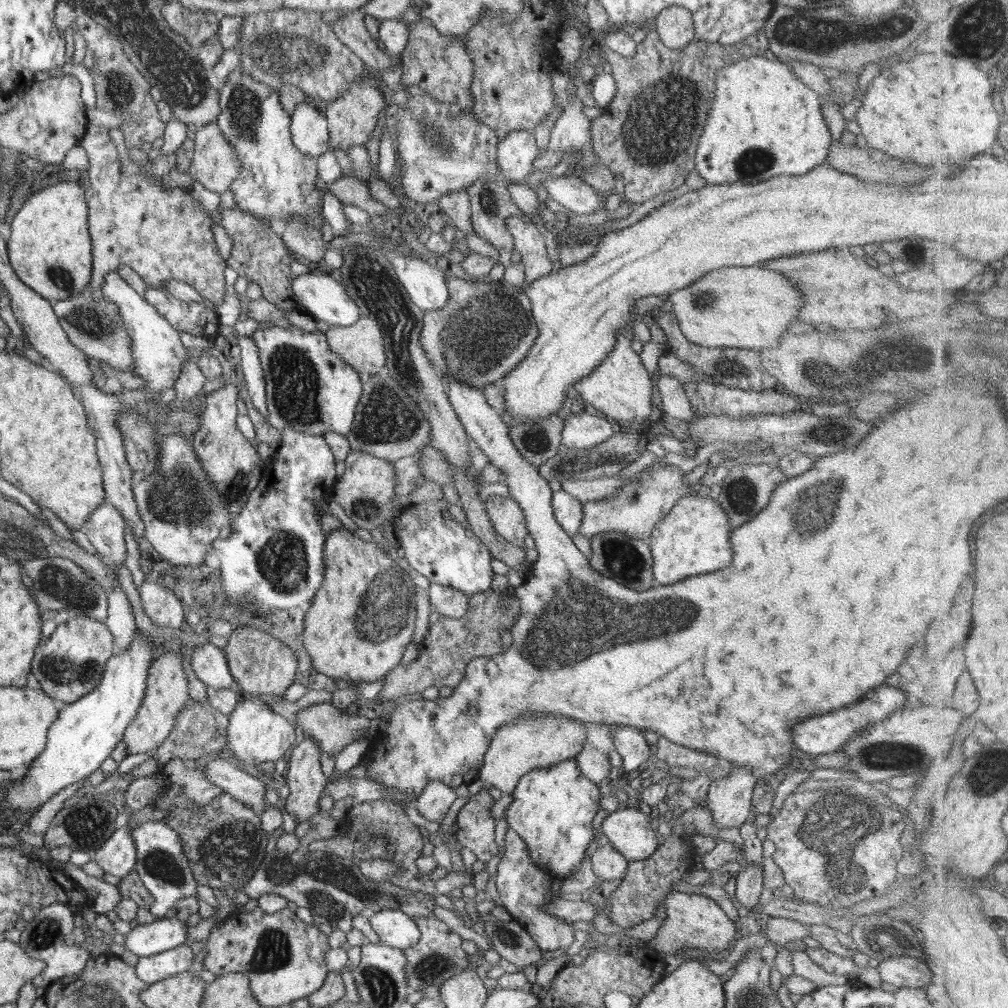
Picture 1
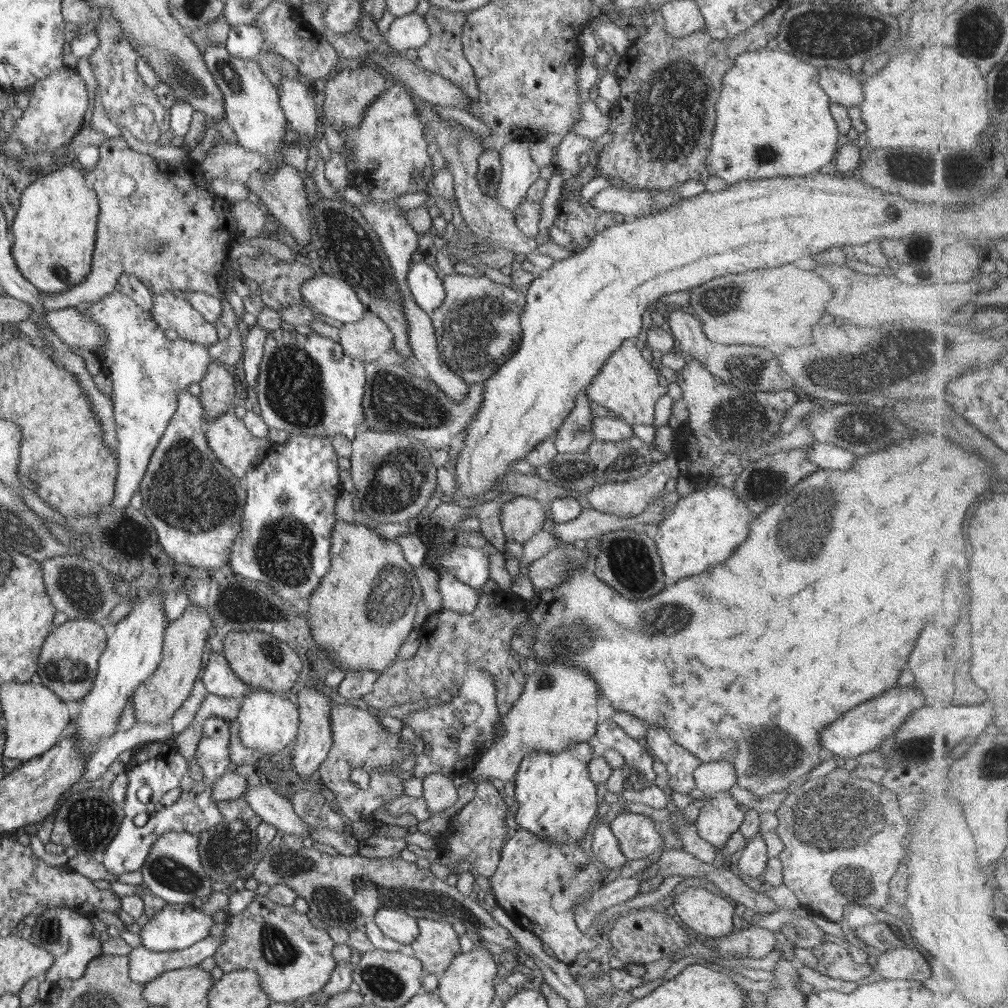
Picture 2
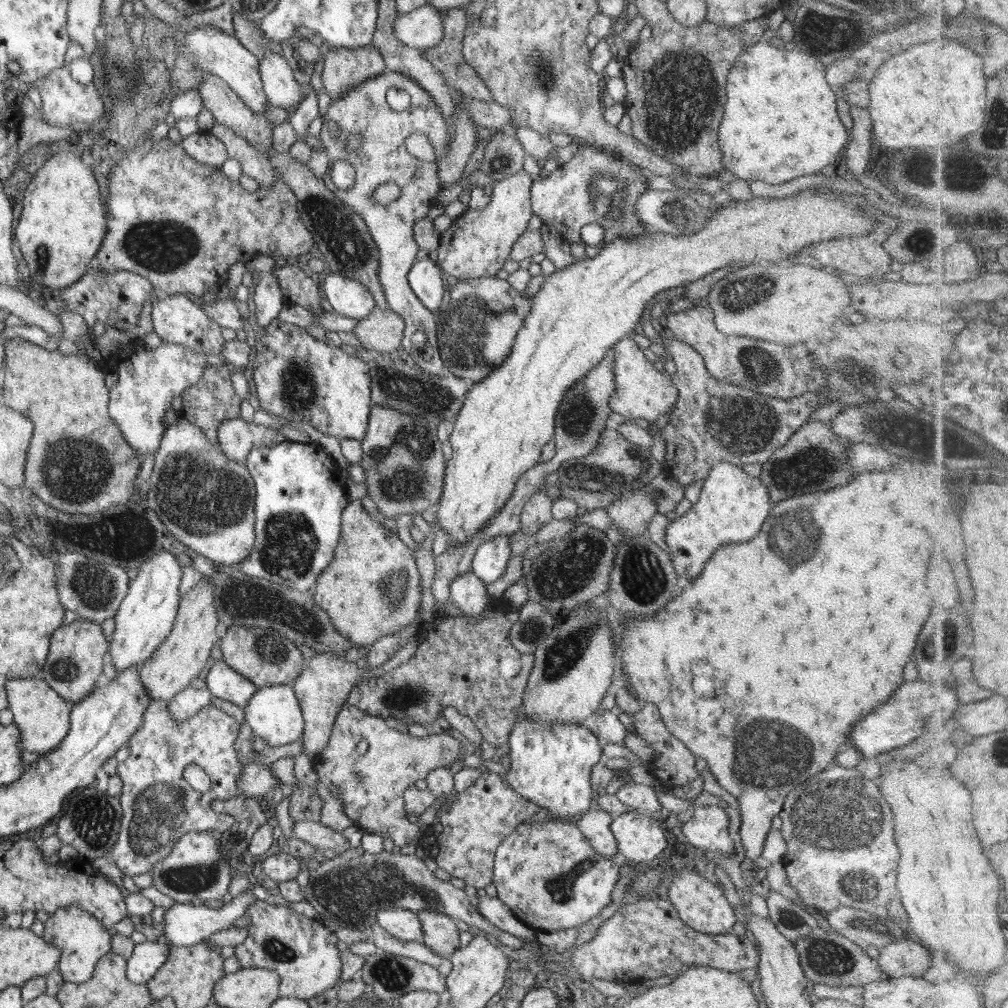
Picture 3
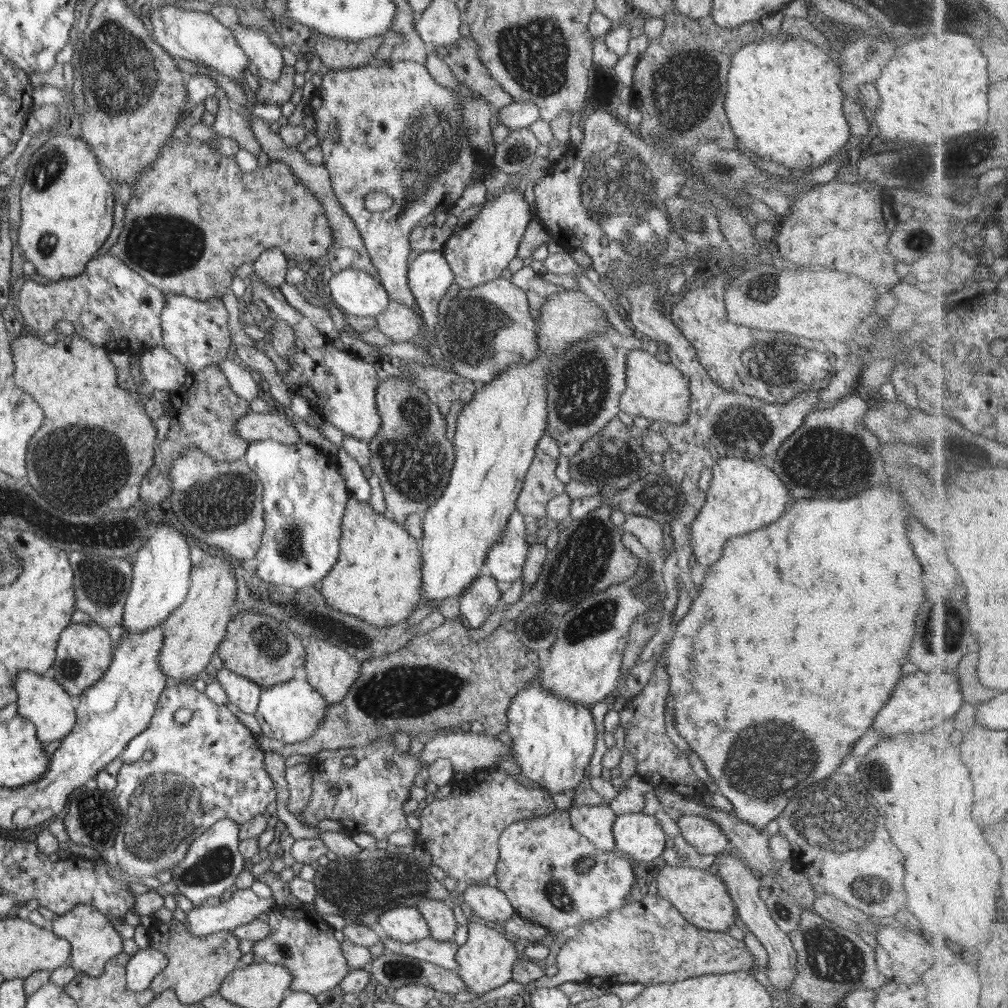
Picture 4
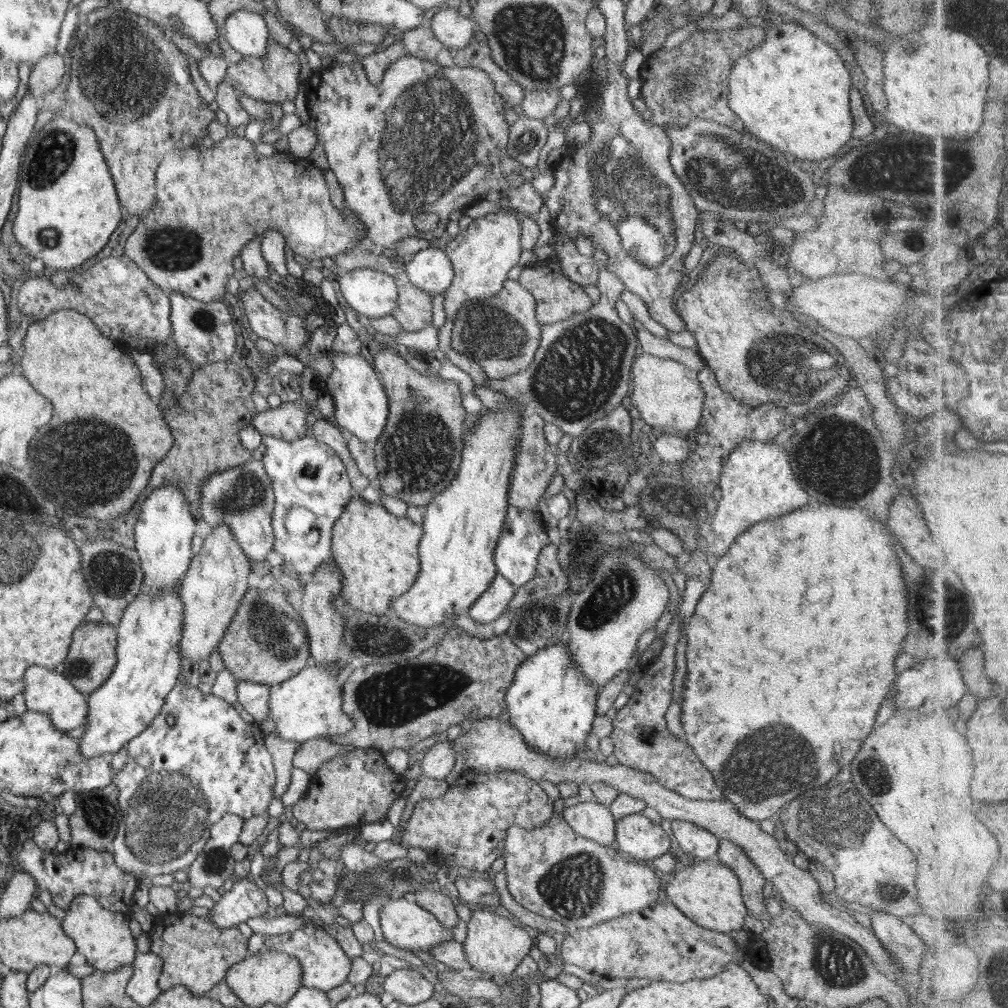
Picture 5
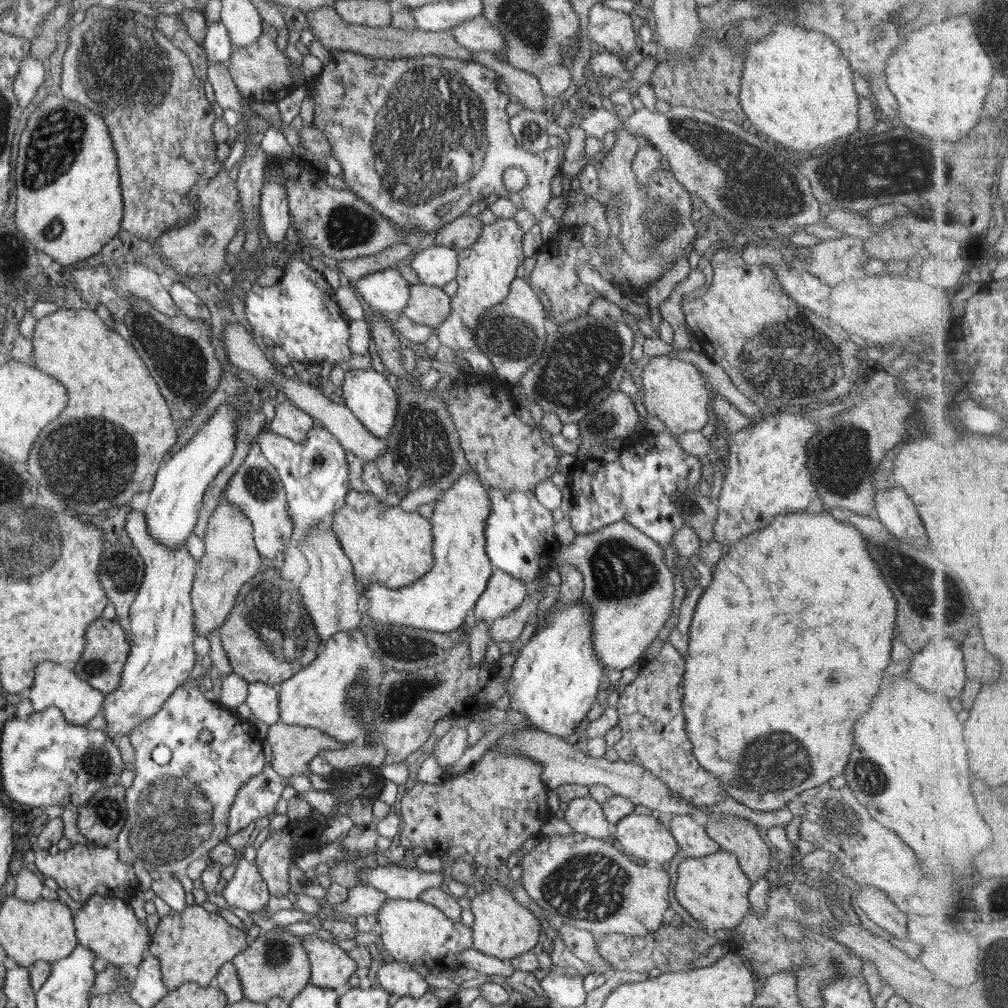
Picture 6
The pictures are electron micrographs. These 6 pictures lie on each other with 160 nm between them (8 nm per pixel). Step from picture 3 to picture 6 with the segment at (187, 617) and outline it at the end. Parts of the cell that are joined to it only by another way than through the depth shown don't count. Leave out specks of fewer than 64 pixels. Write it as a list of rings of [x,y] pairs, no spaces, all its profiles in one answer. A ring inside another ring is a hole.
[[[222,499],[212,513],[203,538],[205,553],[197,563],[190,602],[194,612],[195,636],[208,638],[226,622],[226,617],[236,604],[240,589],[260,571],[261,554],[256,548],[253,524],[250,519],[232,503]]]

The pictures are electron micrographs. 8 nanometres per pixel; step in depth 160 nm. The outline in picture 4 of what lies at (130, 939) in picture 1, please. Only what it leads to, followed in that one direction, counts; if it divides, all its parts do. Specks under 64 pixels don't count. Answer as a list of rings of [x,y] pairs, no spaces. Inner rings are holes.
[[[250,888],[238,889],[230,900],[218,906],[202,904],[186,912],[186,924],[196,936],[218,934],[232,931],[238,926],[252,922],[264,911],[276,905],[275,899],[258,897]]]

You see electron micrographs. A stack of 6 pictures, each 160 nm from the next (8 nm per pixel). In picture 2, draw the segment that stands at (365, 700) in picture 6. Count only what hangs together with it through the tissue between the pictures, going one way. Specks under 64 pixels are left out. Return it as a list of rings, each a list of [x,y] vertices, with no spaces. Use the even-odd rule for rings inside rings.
[[[266,690],[249,692],[242,698],[236,718],[240,739],[246,748],[264,754],[269,759],[287,755],[299,732],[299,707],[293,698]]]

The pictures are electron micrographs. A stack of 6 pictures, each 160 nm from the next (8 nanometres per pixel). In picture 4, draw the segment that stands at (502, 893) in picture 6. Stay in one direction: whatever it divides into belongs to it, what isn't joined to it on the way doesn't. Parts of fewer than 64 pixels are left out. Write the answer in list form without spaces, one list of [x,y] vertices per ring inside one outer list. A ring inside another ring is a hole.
[[[479,919],[468,923],[467,927],[468,939],[459,947],[455,956],[459,964],[456,972],[466,984],[466,989],[477,994],[478,1000],[492,988],[498,988],[498,986],[510,982],[512,966],[518,956],[514,947],[515,941],[511,941],[511,938],[504,932],[489,928]]]

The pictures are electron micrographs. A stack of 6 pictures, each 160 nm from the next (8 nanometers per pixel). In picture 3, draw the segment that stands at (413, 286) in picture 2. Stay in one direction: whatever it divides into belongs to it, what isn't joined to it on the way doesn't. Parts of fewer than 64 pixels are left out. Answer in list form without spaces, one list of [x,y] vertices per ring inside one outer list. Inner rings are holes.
[[[424,258],[420,262],[414,262],[408,275],[411,289],[421,303],[433,313],[438,312],[442,304],[442,296],[446,292],[444,276],[438,267],[434,260]]]

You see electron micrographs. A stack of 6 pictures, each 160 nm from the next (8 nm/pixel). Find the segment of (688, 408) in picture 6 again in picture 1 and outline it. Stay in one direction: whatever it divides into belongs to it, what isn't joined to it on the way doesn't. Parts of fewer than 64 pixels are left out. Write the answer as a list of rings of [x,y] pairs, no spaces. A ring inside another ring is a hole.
[[[627,333],[617,334],[614,350],[586,378],[575,382],[573,387],[582,396],[589,410],[603,413],[616,424],[631,424],[647,427],[652,412],[652,373],[648,373],[640,355],[631,346],[632,338]]]

